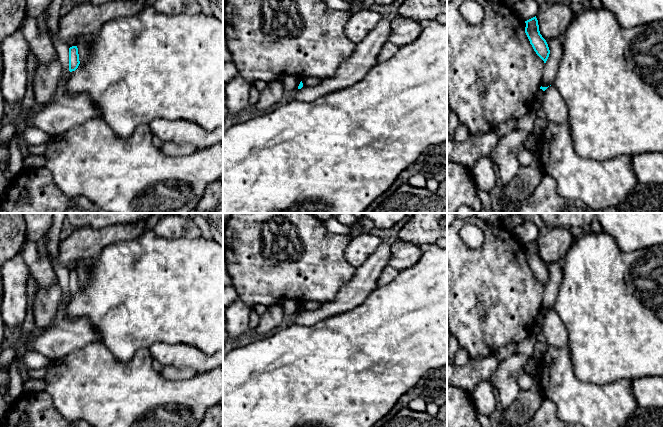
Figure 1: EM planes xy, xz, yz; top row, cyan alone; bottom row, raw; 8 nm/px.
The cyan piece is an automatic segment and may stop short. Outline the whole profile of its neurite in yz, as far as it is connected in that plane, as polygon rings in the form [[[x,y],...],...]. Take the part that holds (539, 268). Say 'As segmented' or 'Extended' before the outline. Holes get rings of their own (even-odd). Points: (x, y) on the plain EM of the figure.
As segmented. [[[535,241],[525,245],[525,257],[532,269],[536,278],[546,287],[550,274],[546,264],[542,261],[539,255],[538,244]]]

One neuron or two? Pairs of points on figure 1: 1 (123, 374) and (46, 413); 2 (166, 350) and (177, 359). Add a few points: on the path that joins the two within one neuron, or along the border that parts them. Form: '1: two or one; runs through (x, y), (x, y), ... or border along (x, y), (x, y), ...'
1: two; border along (44, 391), (49, 395), (53, 406), (62, 416)
2: one; runs through (169, 353), (174, 356)

